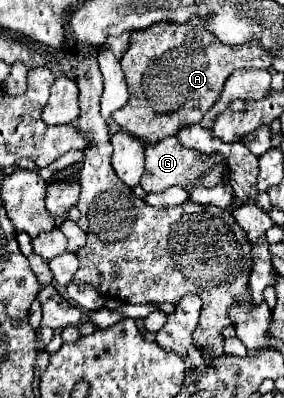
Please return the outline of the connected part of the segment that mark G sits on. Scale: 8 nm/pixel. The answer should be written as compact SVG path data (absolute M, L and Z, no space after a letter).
M165 138L159 140L155 146L145 146L145 172L141 176L141 186L145 192L163 192L165 188L173 184L189 184L193 182L199 174L203 174L207 168L220 163L224 157L221 154L206 155L189 150L179 140L175 138Z

